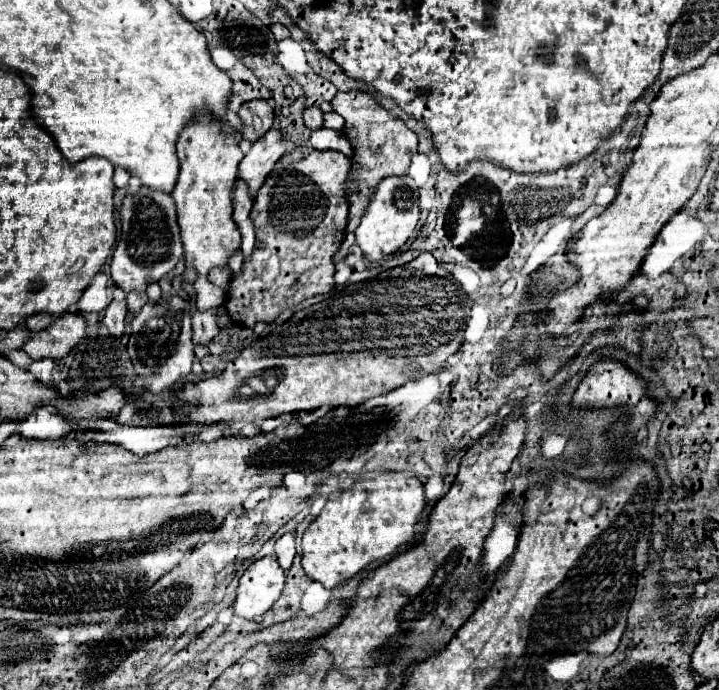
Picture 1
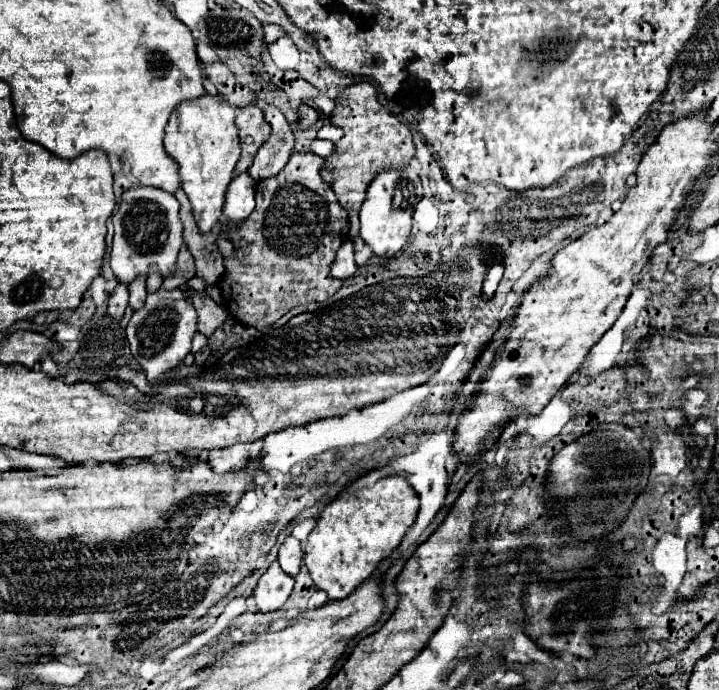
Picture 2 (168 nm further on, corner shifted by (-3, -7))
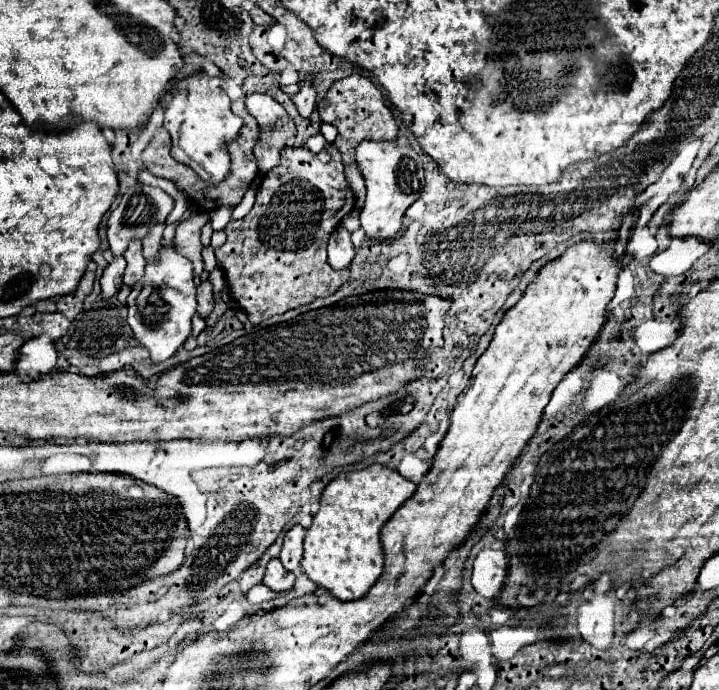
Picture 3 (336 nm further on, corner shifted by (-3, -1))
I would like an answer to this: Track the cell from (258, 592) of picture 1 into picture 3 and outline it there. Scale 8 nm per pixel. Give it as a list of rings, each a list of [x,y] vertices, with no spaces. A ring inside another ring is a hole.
[[[272,559],[266,567],[266,575],[264,575],[264,583],[272,589],[272,591],[288,591],[292,589],[296,581],[296,575],[288,569],[282,567],[280,559]]]

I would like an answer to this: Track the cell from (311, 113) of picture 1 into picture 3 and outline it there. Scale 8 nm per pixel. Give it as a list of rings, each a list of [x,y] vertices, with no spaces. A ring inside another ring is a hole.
[[[310,77],[300,83],[300,91],[292,97],[292,101],[302,117],[310,117],[310,113],[316,109],[316,89],[312,87]]]

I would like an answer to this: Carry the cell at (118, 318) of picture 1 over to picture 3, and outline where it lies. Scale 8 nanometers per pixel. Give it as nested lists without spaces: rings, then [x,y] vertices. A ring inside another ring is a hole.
[[[114,257],[104,273],[102,273],[102,279],[100,279],[100,285],[102,285],[102,297],[104,299],[110,299],[114,297],[118,291],[120,291],[120,285],[122,285],[122,275],[124,275],[124,267],[126,267],[126,261],[124,257]]]

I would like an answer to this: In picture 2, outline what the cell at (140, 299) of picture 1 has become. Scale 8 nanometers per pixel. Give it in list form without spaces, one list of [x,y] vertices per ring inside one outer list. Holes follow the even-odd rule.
[[[138,275],[128,285],[128,291],[130,291],[130,307],[132,309],[144,307],[144,301],[146,301],[146,275]]]

